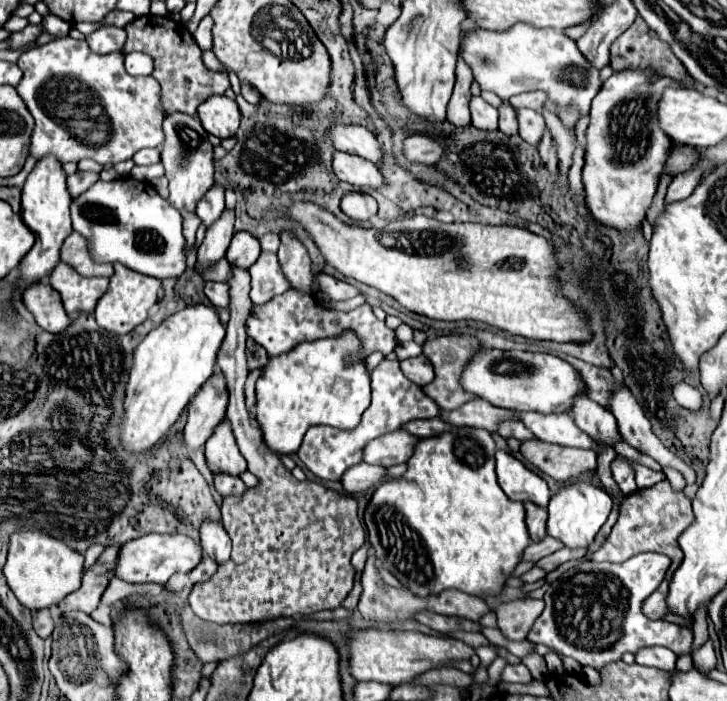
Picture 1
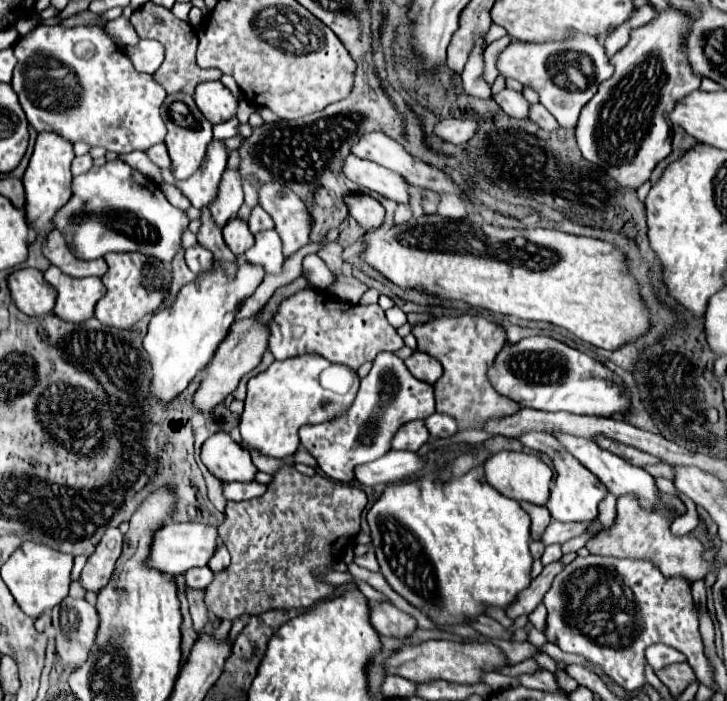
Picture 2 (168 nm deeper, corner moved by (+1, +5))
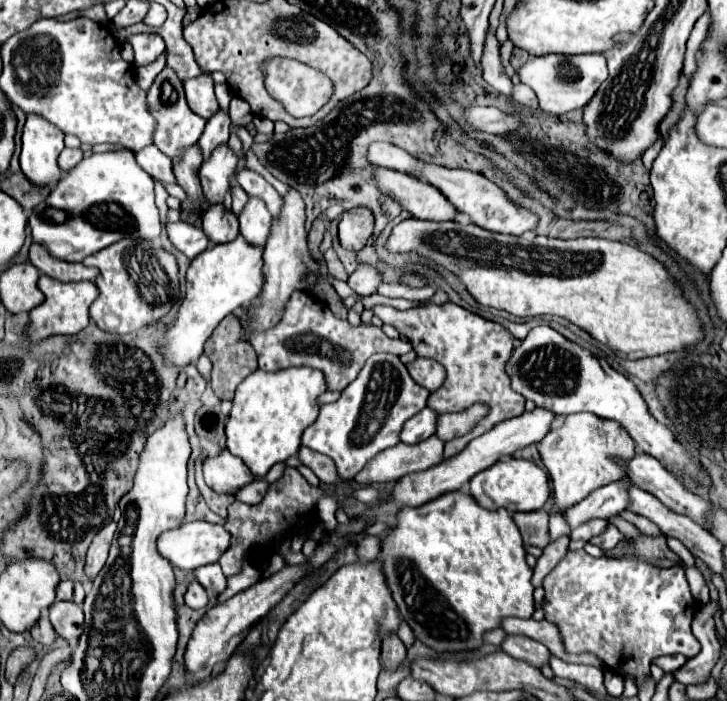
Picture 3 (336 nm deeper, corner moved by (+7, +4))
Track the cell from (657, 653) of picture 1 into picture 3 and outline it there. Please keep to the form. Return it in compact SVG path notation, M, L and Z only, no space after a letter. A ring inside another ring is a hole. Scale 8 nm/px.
M672 655L672 657L656 657L656 661L652 661L654 665L658 665L662 671L666 673L674 673L678 671L684 663L686 663L686 657L684 655Z

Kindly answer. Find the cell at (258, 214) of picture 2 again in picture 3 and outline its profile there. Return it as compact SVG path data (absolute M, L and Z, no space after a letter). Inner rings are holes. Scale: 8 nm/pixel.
M232 187L232 211L238 215L240 209L244 209L244 205L248 203L248 195L244 193L242 187Z

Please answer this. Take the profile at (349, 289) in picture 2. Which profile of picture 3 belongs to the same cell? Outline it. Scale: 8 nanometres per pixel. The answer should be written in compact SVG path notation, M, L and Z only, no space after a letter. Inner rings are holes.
M358 265L356 271L348 277L348 285L358 295L372 295L376 293L376 287L382 283L378 271L368 265Z

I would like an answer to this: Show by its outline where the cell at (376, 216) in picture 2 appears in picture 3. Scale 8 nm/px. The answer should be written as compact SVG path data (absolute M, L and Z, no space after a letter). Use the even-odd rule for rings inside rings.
M364 207L344 211L338 223L338 237L346 249L360 251L370 239L372 231L374 231L374 215L370 209Z

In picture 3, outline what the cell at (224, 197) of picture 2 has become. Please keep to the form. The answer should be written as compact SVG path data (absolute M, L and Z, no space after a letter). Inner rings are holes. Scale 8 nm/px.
M226 145L214 149L216 153L200 167L200 183L204 189L204 197L208 205L224 203L226 193L230 191L230 177L236 171L236 153L232 153Z

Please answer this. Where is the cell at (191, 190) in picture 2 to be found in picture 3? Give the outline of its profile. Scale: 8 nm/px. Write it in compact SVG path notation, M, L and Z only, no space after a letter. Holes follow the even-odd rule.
M218 111L216 115L212 115L206 123L206 129L198 141L198 149L202 153L202 159L208 161L208 153L212 153L218 145L224 145L228 141L228 125L230 125L230 117L222 111Z

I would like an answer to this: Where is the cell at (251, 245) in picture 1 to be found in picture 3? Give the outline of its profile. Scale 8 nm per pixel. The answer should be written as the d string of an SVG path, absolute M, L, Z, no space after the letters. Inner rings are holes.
M224 205L208 207L202 213L202 231L208 235L212 243L226 243L240 235L238 217L228 211Z

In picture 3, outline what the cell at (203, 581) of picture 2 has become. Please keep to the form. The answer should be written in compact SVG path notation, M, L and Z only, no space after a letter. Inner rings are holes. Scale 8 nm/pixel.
M194 579L194 581L188 585L188 591L186 591L186 595L184 595L184 601L186 601L186 605L192 607L192 609L200 609L200 607L204 607L204 605L208 603L206 589Z

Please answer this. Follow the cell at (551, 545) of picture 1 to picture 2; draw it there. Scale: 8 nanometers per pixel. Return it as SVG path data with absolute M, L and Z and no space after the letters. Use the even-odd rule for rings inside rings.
M552 520L550 526L546 528L544 536L542 536L542 542L544 542L546 546L548 546L548 544L564 544L564 542L568 542L570 538L584 534L590 526L592 526L592 522L574 524L574 522L556 522L556 520Z

